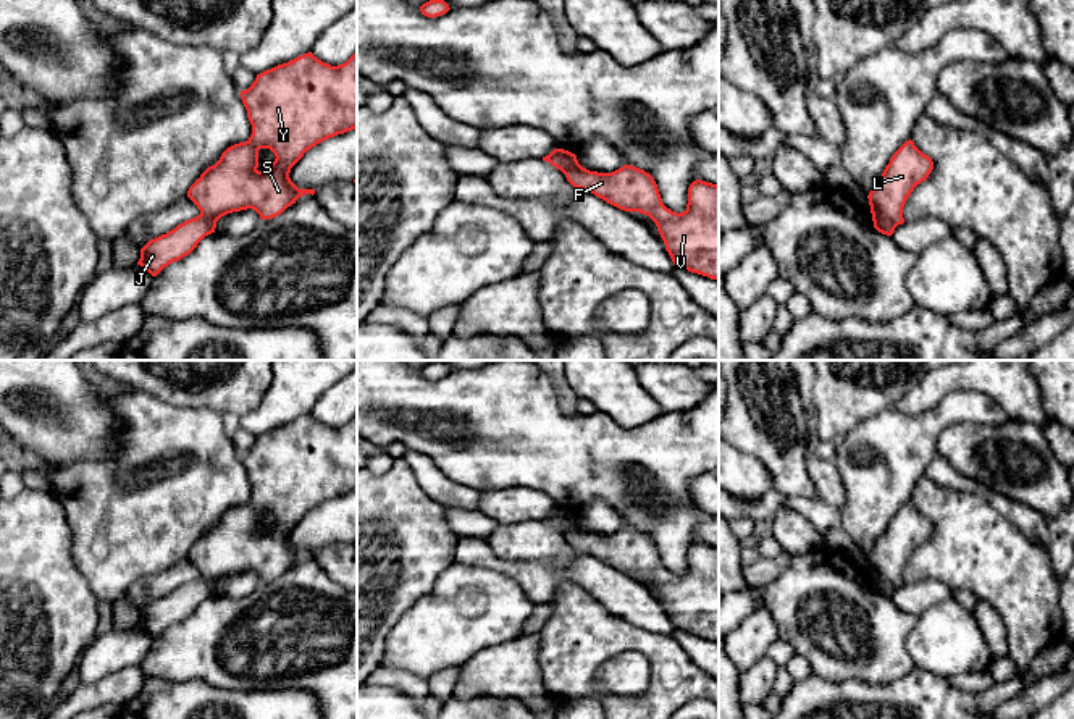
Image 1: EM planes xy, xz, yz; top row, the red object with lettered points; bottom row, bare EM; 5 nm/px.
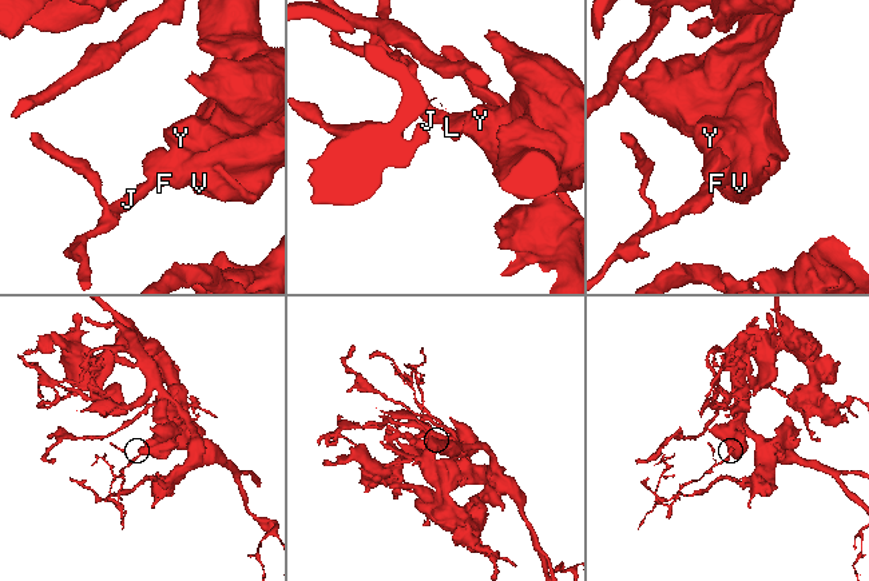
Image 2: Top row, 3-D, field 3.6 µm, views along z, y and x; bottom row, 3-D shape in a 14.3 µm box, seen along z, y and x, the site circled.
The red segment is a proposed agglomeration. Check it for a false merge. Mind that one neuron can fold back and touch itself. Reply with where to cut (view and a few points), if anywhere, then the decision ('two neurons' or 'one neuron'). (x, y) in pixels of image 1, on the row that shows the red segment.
yz (872, 214), (889, 218), (897, 225) | two neurons

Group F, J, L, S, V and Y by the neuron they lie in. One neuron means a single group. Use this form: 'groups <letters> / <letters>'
groups F L S V Y / J

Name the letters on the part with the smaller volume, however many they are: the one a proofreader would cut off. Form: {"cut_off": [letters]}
{"cut_off": ["J"]}

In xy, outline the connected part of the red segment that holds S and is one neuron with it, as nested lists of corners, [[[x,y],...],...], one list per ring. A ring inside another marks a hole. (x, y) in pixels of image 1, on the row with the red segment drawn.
[[[312,52],[304,53],[287,63],[278,65],[257,74],[252,86],[241,90],[247,118],[252,124],[252,134],[245,142],[228,147],[220,160],[208,166],[199,179],[189,187],[187,197],[197,205],[205,218],[218,221],[221,217],[252,208],[262,220],[281,215],[287,207],[305,194],[315,194],[315,189],[299,189],[289,178],[291,168],[317,144],[344,134],[357,128],[357,52],[342,65],[331,66],[318,60]],[[270,149],[275,162],[263,171],[258,171],[258,150]]]

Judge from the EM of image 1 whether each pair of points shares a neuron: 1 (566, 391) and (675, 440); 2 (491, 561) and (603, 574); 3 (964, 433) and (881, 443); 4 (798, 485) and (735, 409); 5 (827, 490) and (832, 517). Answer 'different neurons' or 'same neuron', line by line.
1: different neurons
2: same neuron
3: different neurons
4: same neuron
5: different neurons

